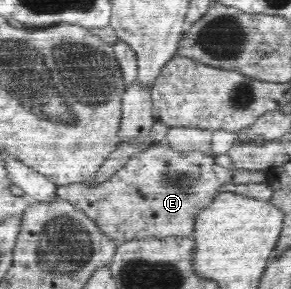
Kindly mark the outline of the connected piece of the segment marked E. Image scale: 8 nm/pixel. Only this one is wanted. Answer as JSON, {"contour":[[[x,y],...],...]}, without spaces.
{"contour":[[[154,143],[131,158],[106,182],[99,185],[83,183],[58,186],[56,194],[73,202],[87,217],[98,223],[99,229],[120,245],[145,236],[189,237],[195,230],[195,218],[209,206],[224,186],[266,183],[269,176],[261,170],[223,169],[211,155],[199,150],[175,150],[169,143]]]}

